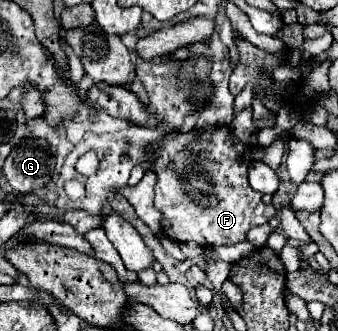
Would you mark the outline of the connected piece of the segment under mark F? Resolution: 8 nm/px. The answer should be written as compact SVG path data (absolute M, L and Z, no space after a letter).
M229 126L221 128L193 128L189 132L173 132L171 138L163 136L157 138L153 144L149 144L147 154L155 160L153 172L157 174L155 184L155 208L161 212L161 228L163 234L177 242L197 242L201 248L209 246L221 246L221 244L237 244L247 240L247 232L259 224L267 224L269 218L277 214L277 210L271 204L263 204L261 194L255 192L249 186L247 180L247 162L243 158L243 152L249 150L247 144L243 144Z

